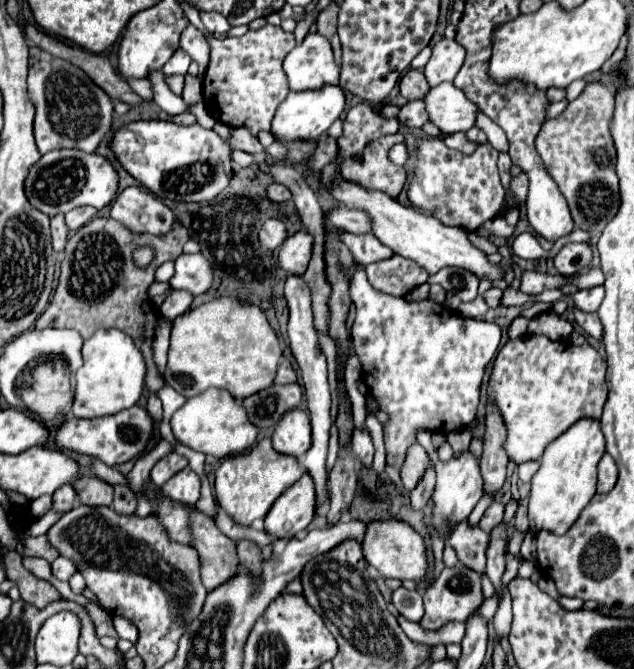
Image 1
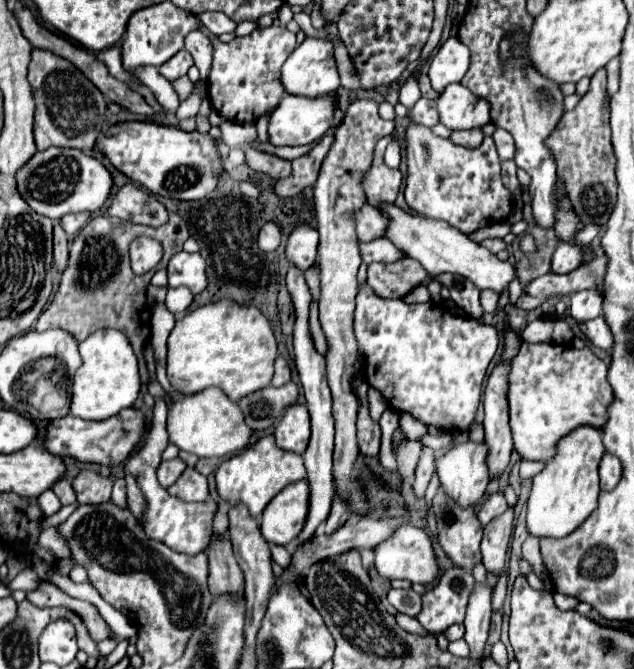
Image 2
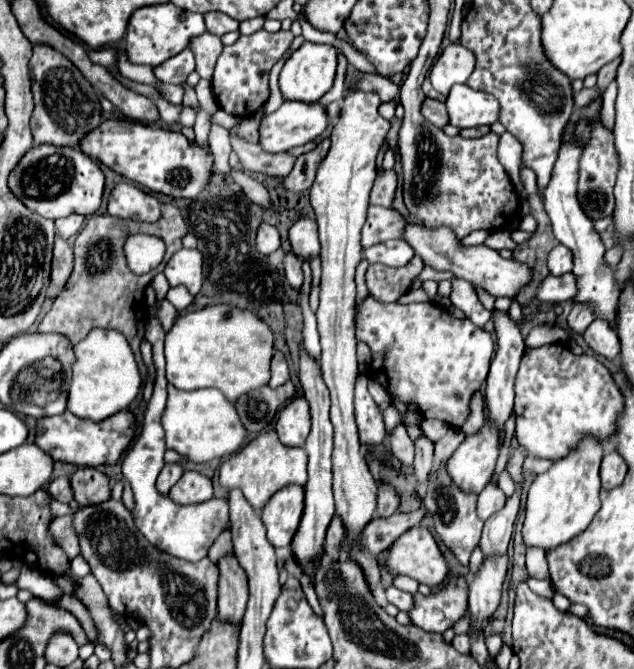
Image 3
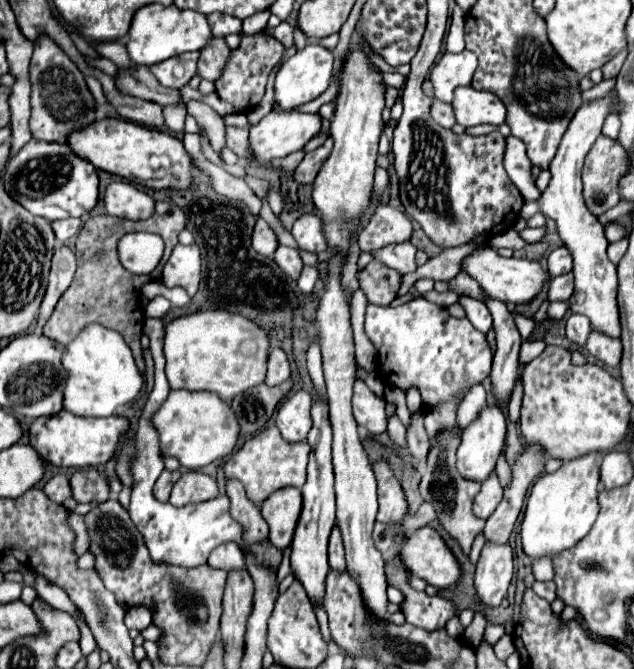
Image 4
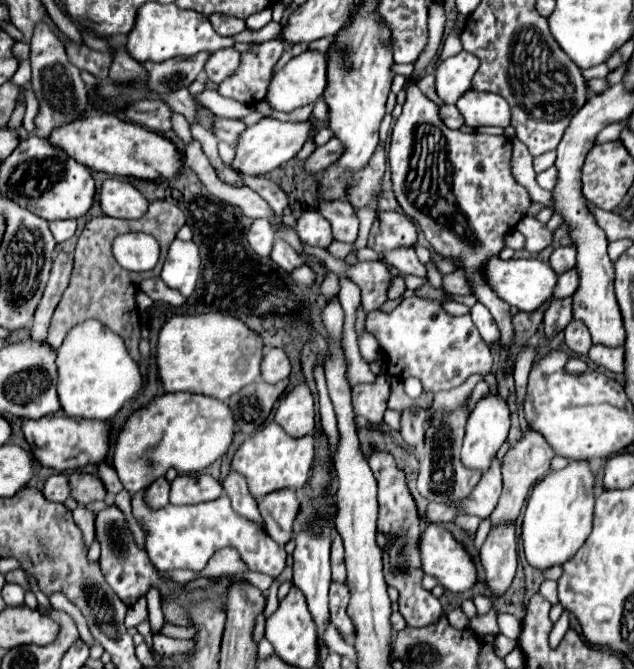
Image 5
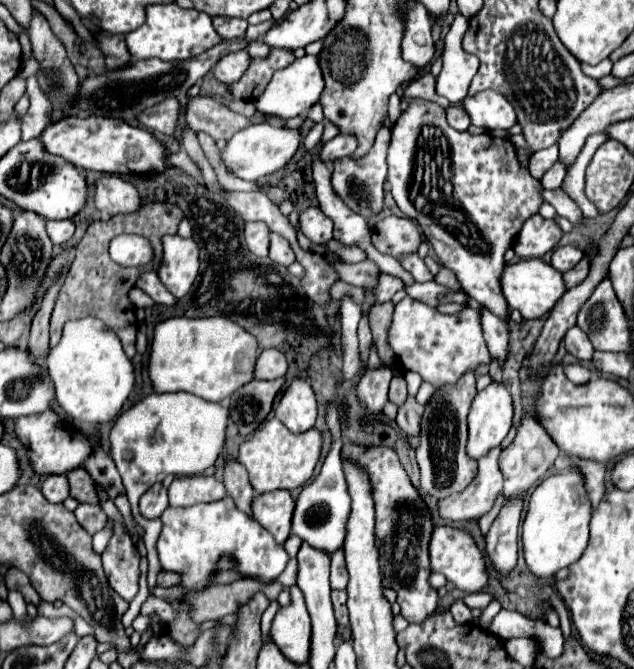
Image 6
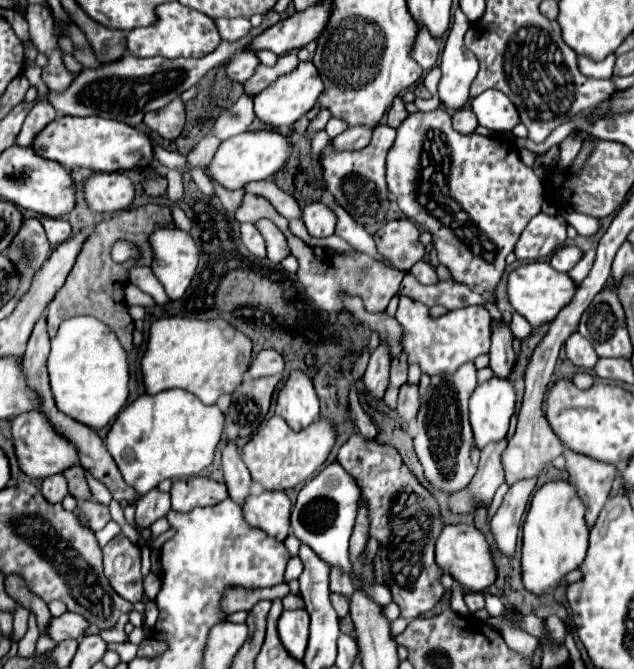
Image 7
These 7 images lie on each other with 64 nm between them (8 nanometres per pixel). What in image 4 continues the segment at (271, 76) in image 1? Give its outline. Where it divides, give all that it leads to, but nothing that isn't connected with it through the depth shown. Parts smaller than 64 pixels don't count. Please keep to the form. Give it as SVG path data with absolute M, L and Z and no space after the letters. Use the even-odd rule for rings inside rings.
M264 34L244 36L242 42L240 42L240 48L232 50L232 56L226 64L222 78L216 82L216 94L220 98L232 102L234 106L242 108L244 112L252 110L262 100L268 74L274 68L274 64L282 58L282 54L284 54L284 46L272 36L264 36Z

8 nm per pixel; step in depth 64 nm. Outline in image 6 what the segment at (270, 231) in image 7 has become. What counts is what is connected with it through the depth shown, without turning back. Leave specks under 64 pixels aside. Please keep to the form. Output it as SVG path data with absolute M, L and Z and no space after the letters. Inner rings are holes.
M270 232L270 254L268 256L270 256L272 262L282 264L282 266L288 266L296 260L288 240L284 240L284 236L280 236L276 232Z

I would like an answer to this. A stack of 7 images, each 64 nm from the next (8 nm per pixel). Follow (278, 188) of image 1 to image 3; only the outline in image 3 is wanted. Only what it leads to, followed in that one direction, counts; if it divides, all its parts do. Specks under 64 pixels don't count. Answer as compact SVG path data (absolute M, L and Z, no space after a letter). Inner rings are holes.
M324 138L312 152L297 157L292 172L284 178L284 188L290 192L304 192L314 184L316 170L330 150L330 138Z

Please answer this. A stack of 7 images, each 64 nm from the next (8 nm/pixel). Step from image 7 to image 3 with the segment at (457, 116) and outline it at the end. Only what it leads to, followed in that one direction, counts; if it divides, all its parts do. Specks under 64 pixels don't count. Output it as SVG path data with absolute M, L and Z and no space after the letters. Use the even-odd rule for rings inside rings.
M434 98L424 100L424 104L422 104L422 114L426 116L426 120L430 120L432 124L436 124L436 126L440 126L440 128L444 128L444 126L448 124L448 112L446 112L444 104L438 102L438 100L434 100Z

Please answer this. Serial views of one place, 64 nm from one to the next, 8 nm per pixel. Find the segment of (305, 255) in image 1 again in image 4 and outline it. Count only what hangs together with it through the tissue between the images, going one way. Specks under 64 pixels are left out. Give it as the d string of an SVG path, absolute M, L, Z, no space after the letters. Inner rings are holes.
M316 214L300 216L292 226L292 234L302 250L318 254L318 252L324 252L328 246L324 244L324 230L320 224L320 216Z

